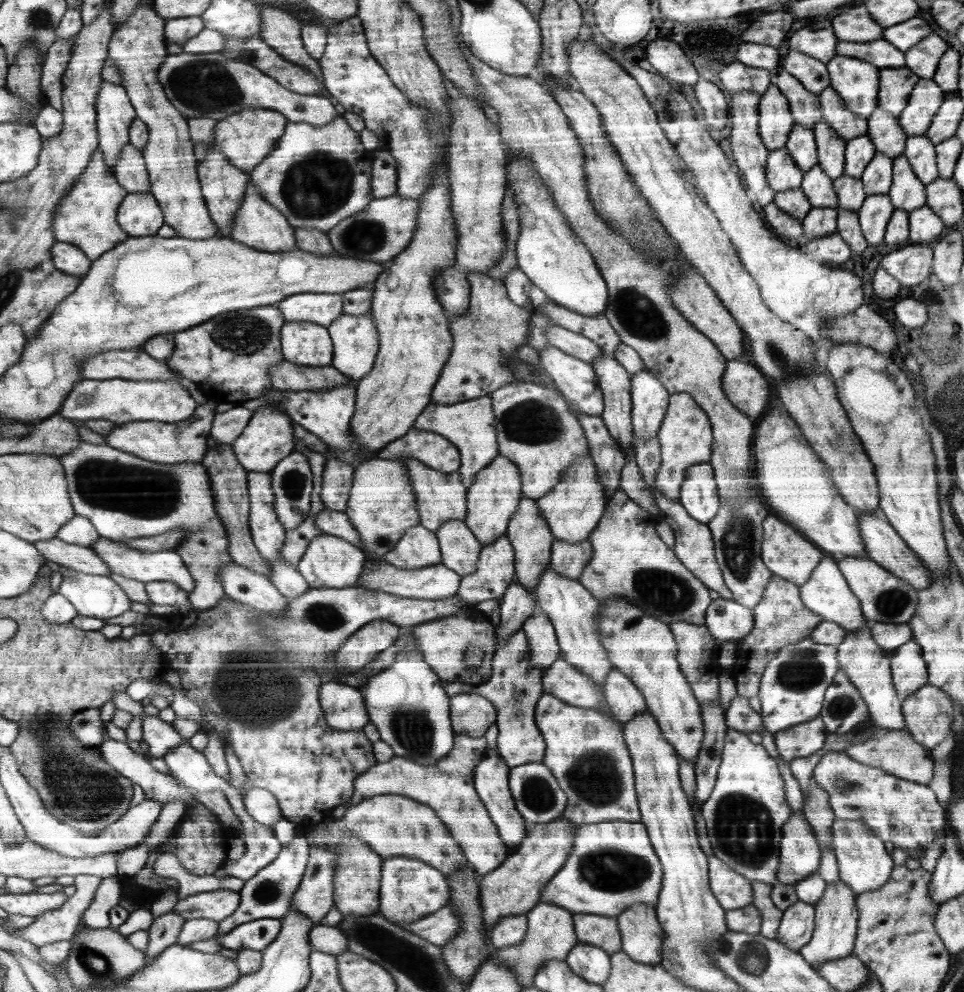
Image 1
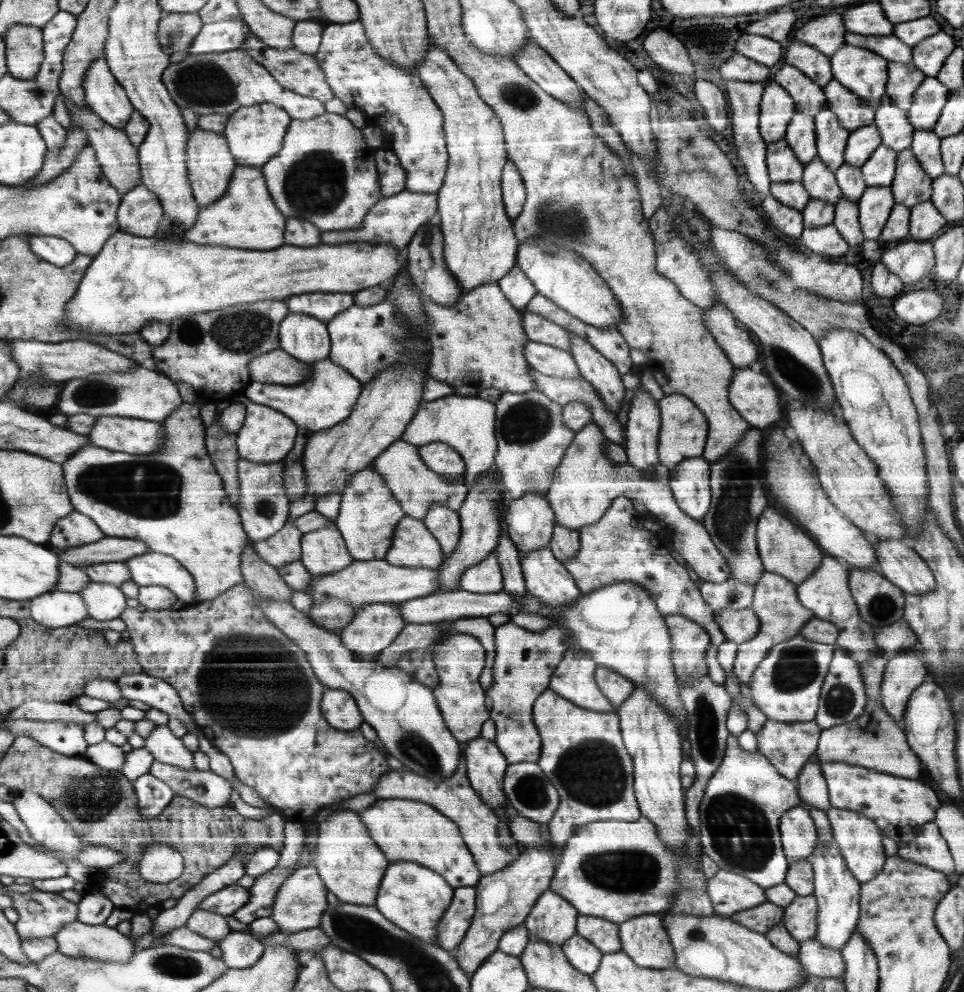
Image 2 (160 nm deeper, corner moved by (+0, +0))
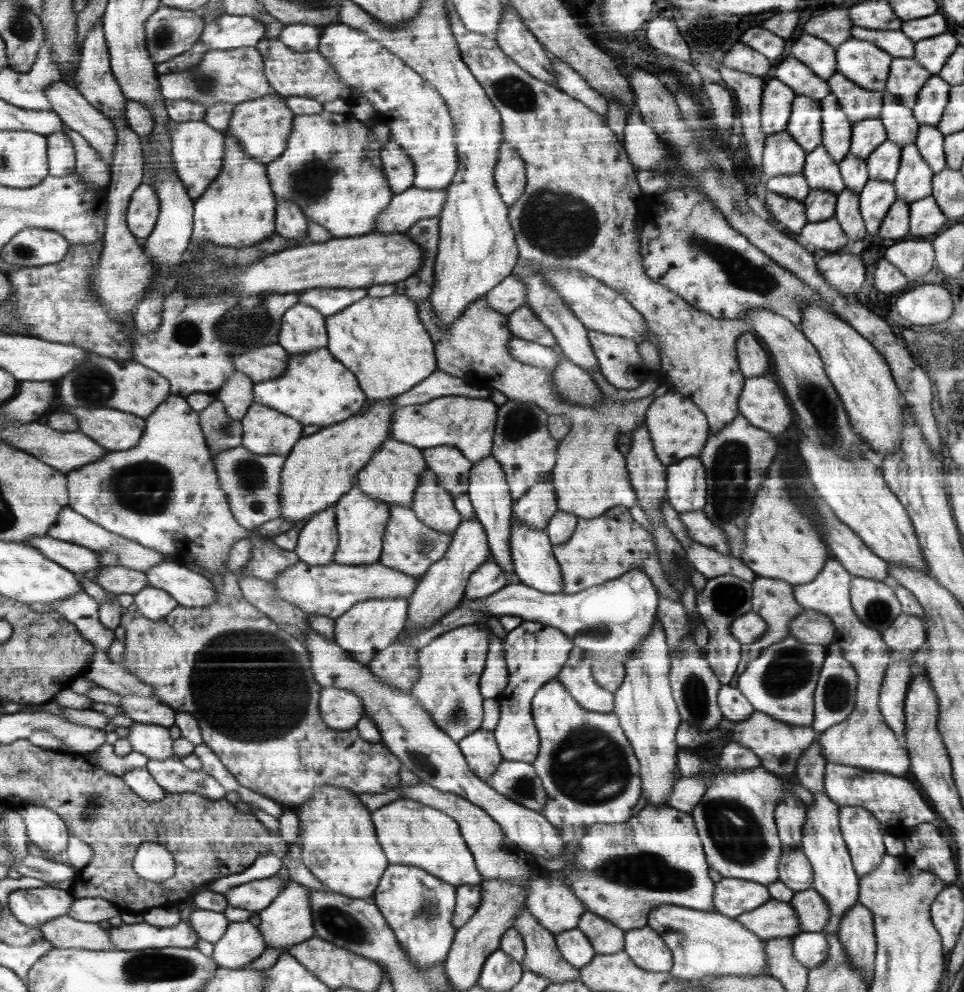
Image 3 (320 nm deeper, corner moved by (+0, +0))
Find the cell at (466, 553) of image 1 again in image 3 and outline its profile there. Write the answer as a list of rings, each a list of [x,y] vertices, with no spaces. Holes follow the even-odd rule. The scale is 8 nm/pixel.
[[[429,469],[423,474],[411,509],[428,527],[443,533],[453,533],[464,521],[456,509],[454,496],[438,483],[438,476]]]

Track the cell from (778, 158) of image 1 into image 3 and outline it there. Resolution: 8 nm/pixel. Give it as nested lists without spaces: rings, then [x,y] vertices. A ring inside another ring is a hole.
[[[787,131],[768,135],[763,148],[762,181],[767,182],[773,176],[803,172],[807,151],[795,141]]]

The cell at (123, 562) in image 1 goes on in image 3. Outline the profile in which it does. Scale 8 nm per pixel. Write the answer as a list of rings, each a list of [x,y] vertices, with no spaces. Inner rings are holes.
[[[166,559],[159,565],[153,566],[150,570],[144,572],[144,574],[146,574],[150,586],[168,591],[168,594],[177,599],[180,606],[210,606],[219,597],[210,579],[200,573],[191,571],[180,561]]]

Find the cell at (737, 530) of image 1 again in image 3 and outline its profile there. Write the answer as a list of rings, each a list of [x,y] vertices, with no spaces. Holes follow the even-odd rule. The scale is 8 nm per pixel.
[[[739,415],[719,433],[709,434],[706,448],[699,454],[707,474],[707,502],[703,513],[715,527],[720,527],[728,537],[731,555],[742,557],[746,550],[746,526],[754,506],[758,487],[766,482],[766,466],[771,466],[776,456],[776,440],[769,432],[752,426]]]

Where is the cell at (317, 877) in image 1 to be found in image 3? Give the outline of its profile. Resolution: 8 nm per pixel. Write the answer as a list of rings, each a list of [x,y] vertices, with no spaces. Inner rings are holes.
[[[289,880],[283,892],[272,901],[272,904],[258,912],[260,916],[258,927],[265,939],[266,949],[274,948],[286,951],[291,949],[292,946],[308,941],[310,937],[316,935],[311,906],[311,894],[312,891],[310,891],[310,888]]]

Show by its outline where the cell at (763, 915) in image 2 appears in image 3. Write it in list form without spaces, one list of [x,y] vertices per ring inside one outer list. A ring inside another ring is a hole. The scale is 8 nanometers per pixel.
[[[771,899],[758,909],[743,912],[736,919],[748,930],[755,931],[764,942],[801,932],[796,911],[790,902],[776,899]]]

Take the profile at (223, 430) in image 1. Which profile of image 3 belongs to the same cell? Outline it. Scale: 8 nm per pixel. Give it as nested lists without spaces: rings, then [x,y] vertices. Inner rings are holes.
[[[237,372],[223,387],[214,396],[224,404],[233,419],[240,421],[254,404],[255,382],[242,372]]]

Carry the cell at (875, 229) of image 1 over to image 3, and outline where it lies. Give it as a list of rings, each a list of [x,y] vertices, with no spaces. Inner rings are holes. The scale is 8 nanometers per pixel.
[[[869,180],[859,192],[859,209],[868,235],[879,231],[882,219],[896,202],[893,181]]]

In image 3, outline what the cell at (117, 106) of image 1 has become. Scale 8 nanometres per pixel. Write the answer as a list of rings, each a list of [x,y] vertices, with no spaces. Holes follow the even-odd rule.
[[[101,21],[91,30],[88,38],[84,40],[81,46],[81,55],[79,56],[79,66],[74,76],[75,87],[79,93],[102,114],[109,119],[122,117],[126,114],[128,98],[123,94],[119,81],[115,78],[111,70],[111,55],[107,47],[106,35],[104,34]]]

